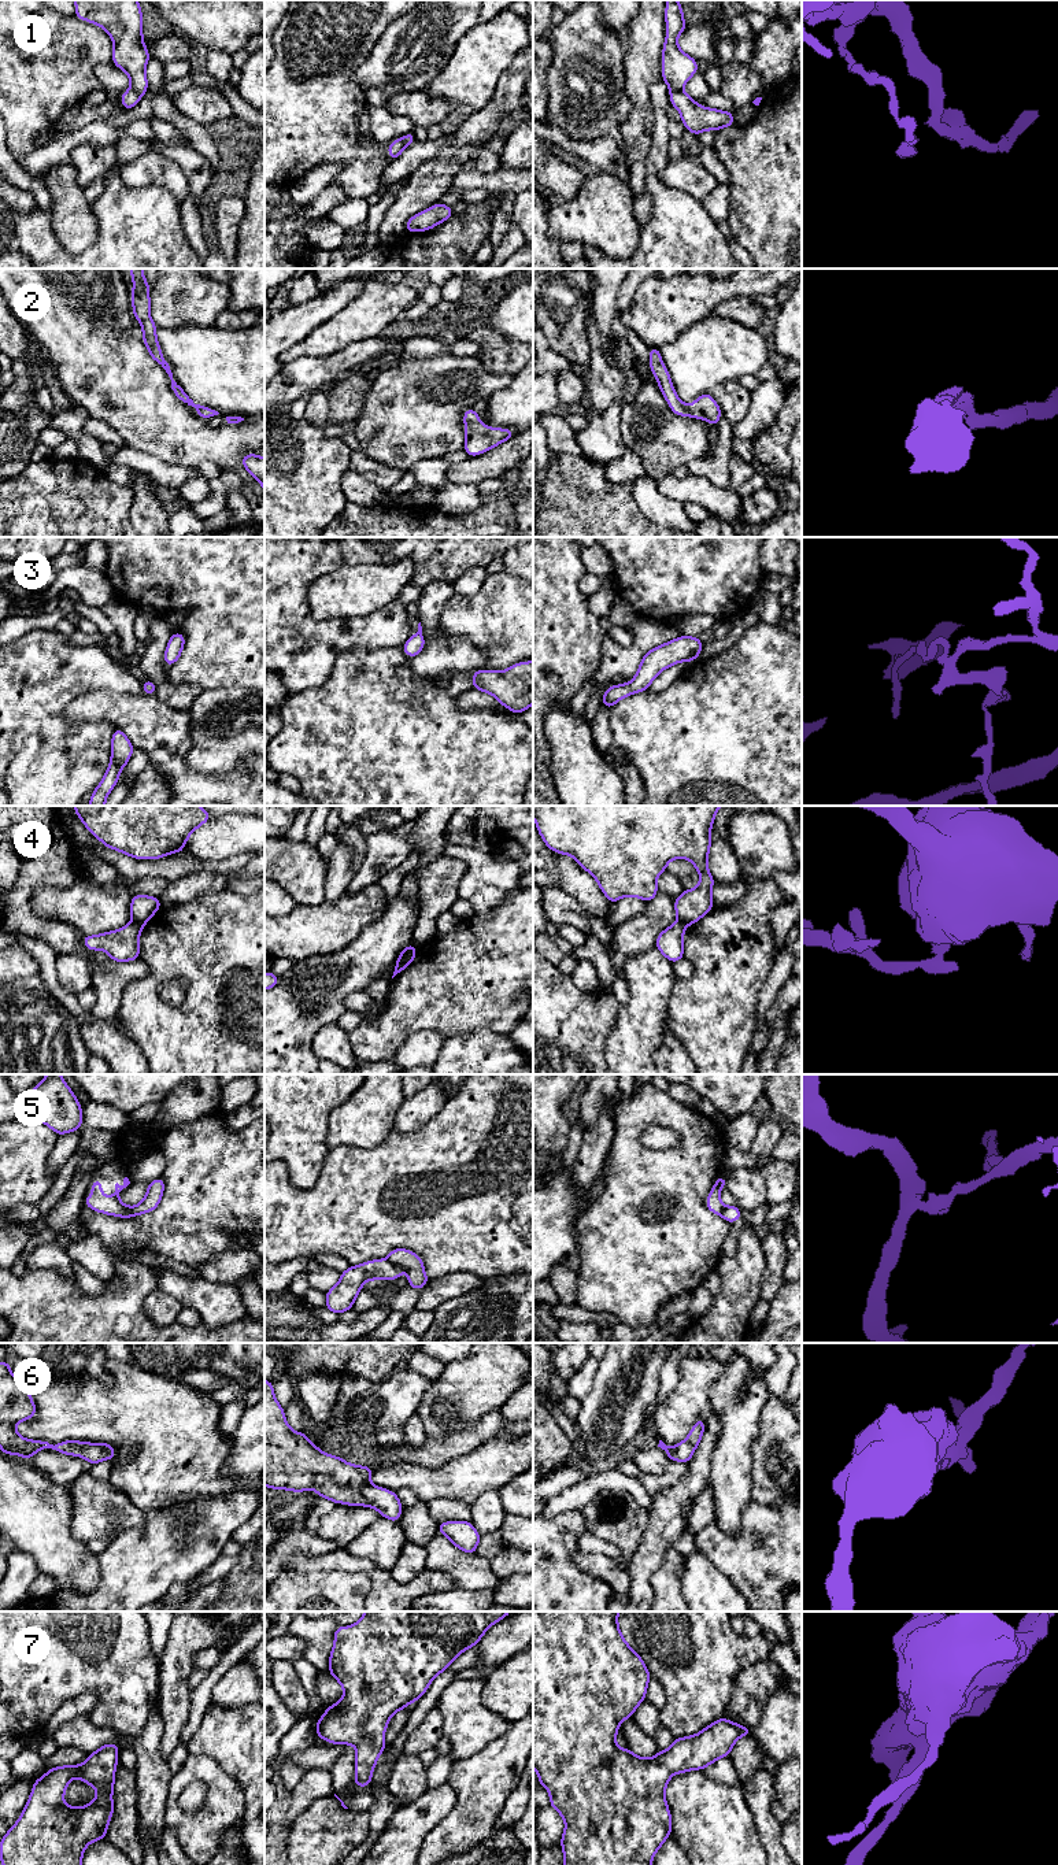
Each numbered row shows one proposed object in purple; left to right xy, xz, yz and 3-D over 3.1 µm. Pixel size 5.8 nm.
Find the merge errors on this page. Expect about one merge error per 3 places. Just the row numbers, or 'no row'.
1, 4, 5

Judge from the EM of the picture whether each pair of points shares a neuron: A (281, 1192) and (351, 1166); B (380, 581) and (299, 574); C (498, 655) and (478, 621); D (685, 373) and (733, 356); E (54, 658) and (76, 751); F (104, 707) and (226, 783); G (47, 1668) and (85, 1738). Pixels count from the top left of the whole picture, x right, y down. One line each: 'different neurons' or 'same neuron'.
A: same neuron
B: different neurons
C: same neuron
D: same neuron
E: same neuron
F: same neuron
G: different neurons

